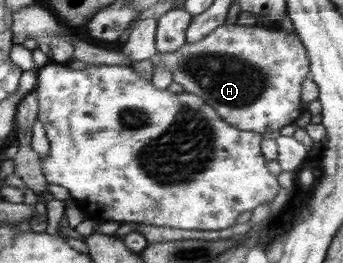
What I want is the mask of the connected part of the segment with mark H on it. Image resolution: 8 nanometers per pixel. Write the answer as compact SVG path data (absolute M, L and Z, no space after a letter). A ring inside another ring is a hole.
M223 24L216 27L207 37L203 38L197 43L186 43L177 51L173 53L158 53L153 57L155 61L155 66L159 64L163 66L166 70L169 70L173 74L173 81L182 85L183 91L187 93L195 93L199 97L204 98L208 103L214 106L215 110L226 119L232 126L236 126L239 129L247 130L248 132L255 133L268 133L272 131L279 131L285 125L291 125L293 121L303 113L303 103L302 103L302 89L303 82L310 77L310 56L307 53L306 46L303 45L302 38L298 34L288 33L286 30L276 28L276 26L270 26L264 28L262 26L246 26L240 24Z

